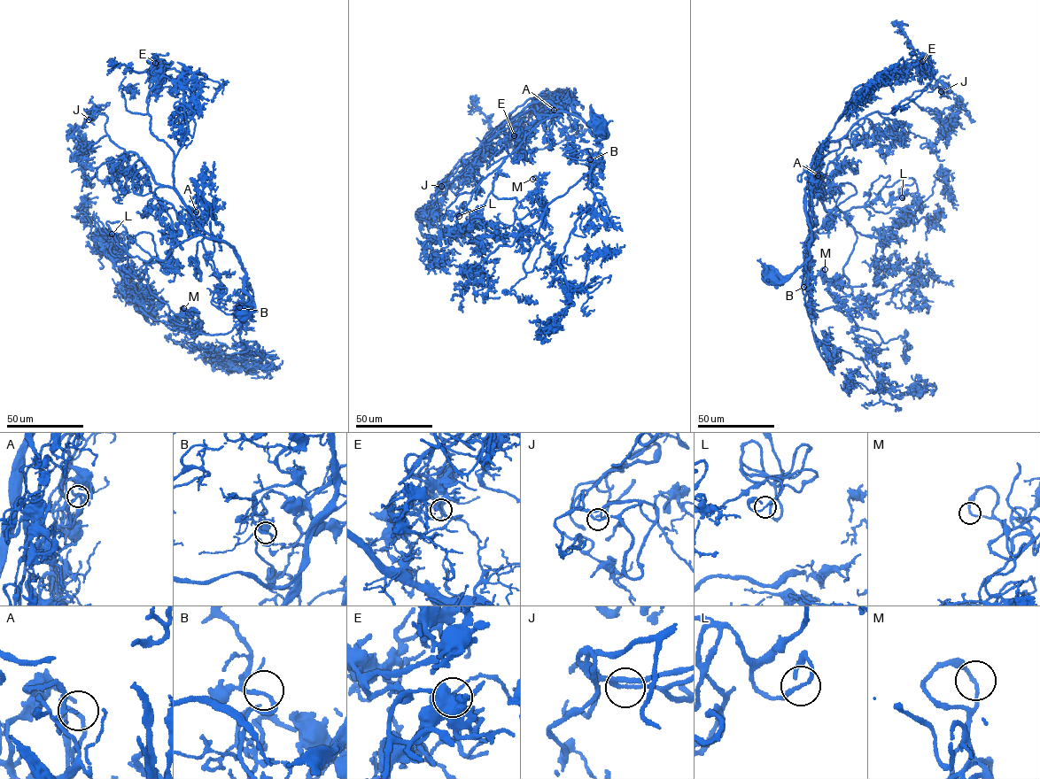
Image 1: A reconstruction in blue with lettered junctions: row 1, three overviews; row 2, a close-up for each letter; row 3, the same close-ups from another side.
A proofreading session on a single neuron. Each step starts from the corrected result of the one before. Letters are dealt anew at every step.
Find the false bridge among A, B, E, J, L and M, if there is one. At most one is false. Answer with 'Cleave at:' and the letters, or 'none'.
Cleave at: E

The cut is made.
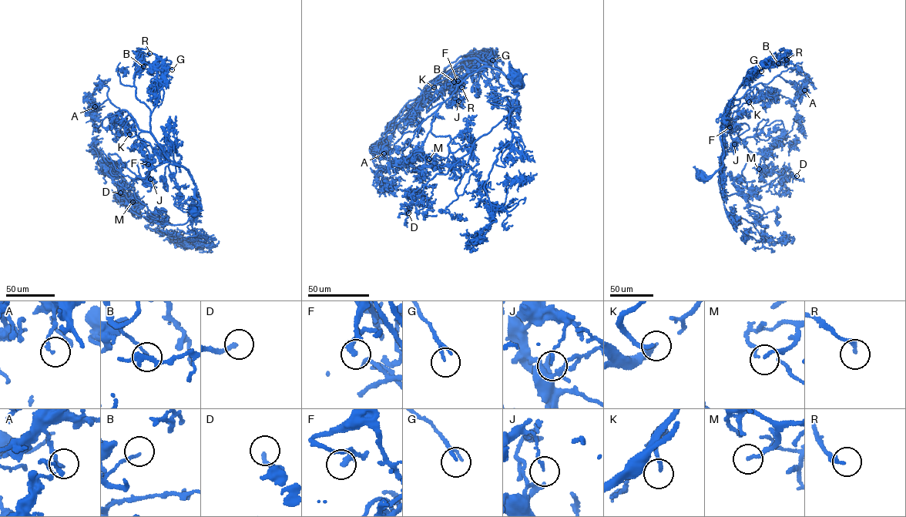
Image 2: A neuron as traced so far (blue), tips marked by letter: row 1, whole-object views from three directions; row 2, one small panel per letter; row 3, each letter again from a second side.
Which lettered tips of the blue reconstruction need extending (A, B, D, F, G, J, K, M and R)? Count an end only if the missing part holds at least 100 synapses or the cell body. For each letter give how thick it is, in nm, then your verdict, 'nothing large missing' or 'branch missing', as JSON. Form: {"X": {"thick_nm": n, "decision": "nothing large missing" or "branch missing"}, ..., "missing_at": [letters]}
{"A": {"thick_nm": 130, "decision": "nothing large missing"}, "B": {"thick_nm": 100, "decision": "nothing large missing"}, "D": {"thick_nm": 180, "decision": "nothing large missing"}, "F": {"thick_nm": 320, "decision": "nothing large missing"}, "G": {"thick_nm": 110, "decision": "nothing large missing"}, "J": {"thick_nm": 110, "decision": "nothing large missing"}, "K": {"thick_nm": 170, "decision": "nothing large missing"}, "M": {"thick_nm": 160, "decision": "nothing large missing"}, "R": {"thick_nm": 200, "decision": "nothing large missing"}, "missing_at": []}

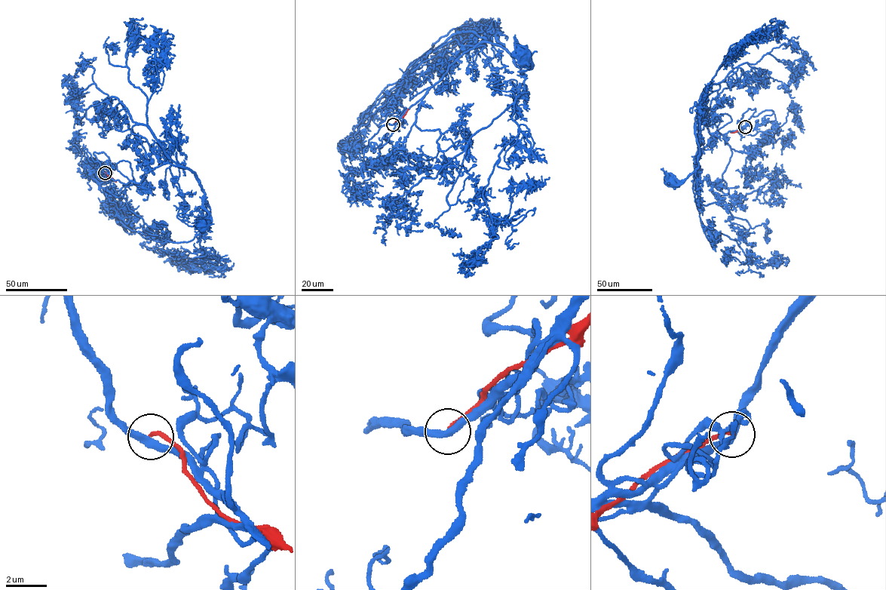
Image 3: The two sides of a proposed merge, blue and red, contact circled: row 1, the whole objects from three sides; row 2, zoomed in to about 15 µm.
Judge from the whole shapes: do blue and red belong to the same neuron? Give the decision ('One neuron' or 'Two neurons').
Two neurons

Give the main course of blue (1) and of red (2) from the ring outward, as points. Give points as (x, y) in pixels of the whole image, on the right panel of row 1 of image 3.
1: (745, 127), (724, 135), (717, 132), (712, 134), (707, 126), (696, 121), (698, 167), (685, 180), (670, 181)
2: (745, 127), (730, 132)

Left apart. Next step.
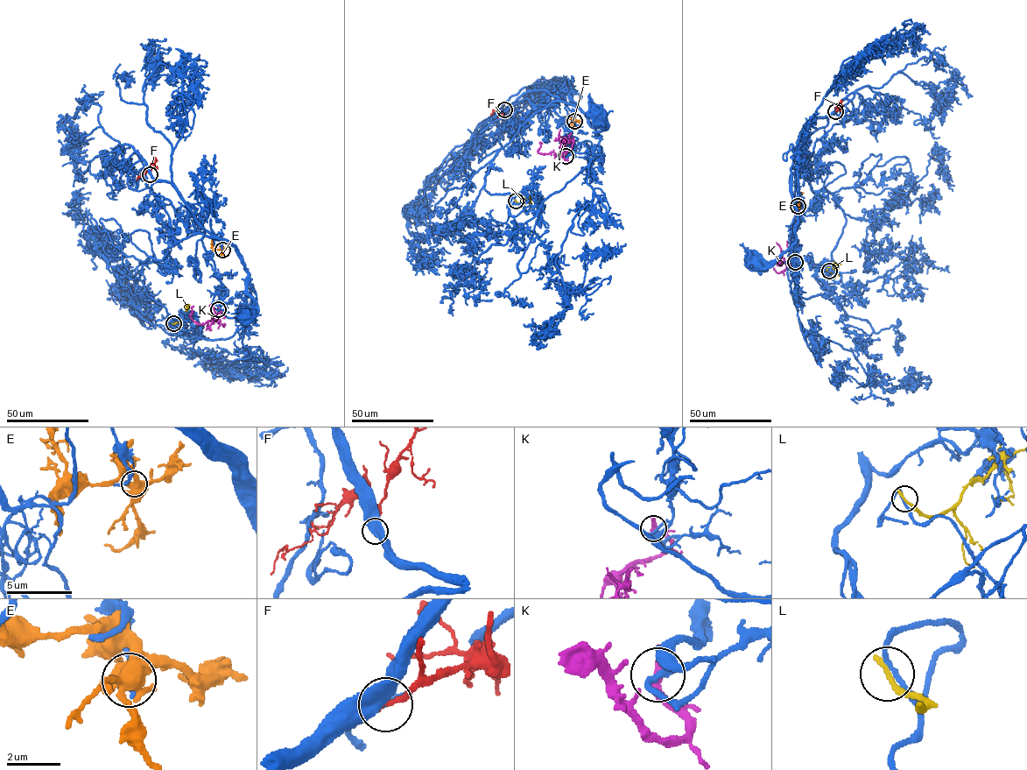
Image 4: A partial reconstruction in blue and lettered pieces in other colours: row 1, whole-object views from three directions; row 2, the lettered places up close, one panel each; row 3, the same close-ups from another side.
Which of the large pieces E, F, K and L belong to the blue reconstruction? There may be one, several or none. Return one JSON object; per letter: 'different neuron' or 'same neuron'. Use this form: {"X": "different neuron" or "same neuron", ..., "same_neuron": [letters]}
{"E": "different neuron", "F": "different neuron", "K": "different neuron", "L": "different neuron", "same_neuron": []}

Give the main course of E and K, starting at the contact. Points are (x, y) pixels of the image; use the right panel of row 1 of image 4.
E: (798, 206), (797, 200), (803, 193)
K: (795, 262), (797, 266), (785, 264), (790, 254), (788, 242)

